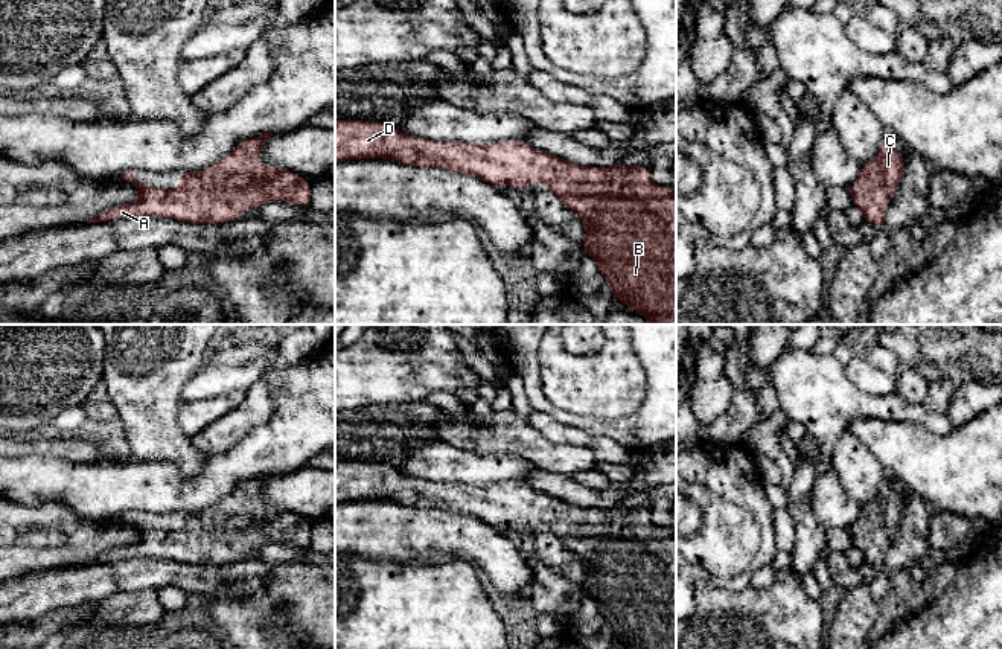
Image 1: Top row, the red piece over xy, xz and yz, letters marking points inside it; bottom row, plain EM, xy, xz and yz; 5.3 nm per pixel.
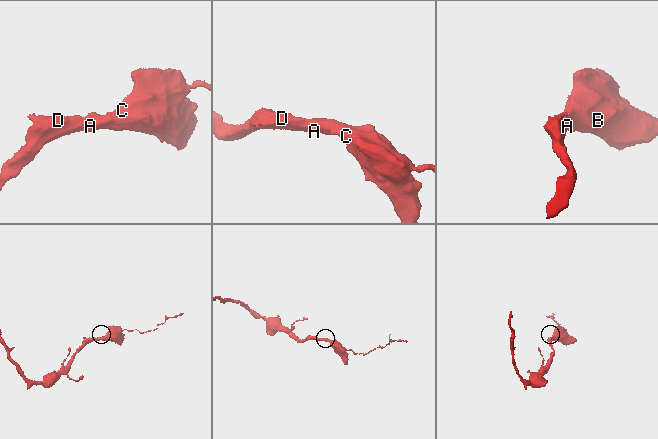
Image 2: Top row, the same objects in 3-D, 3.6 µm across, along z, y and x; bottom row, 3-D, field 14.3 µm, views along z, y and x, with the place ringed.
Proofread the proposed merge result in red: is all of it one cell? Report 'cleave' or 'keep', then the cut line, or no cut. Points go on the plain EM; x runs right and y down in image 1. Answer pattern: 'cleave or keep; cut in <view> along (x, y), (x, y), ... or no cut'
keep; no cut

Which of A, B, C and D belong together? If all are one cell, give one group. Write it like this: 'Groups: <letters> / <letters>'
Groups: A B C D

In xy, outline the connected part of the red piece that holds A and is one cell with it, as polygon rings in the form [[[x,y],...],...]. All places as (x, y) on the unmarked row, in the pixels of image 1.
[[[263,474],[254,480],[244,481],[224,500],[203,512],[178,513],[177,523],[181,526],[174,530],[155,530],[145,527],[134,513],[120,518],[136,527],[139,539],[136,542],[102,551],[88,564],[107,564],[126,558],[151,556],[164,558],[192,565],[222,565],[242,558],[244,551],[256,551],[265,542],[288,542],[292,547],[309,548],[311,527],[309,521],[291,515],[288,510],[273,506],[260,507],[259,497],[263,484],[273,474]]]

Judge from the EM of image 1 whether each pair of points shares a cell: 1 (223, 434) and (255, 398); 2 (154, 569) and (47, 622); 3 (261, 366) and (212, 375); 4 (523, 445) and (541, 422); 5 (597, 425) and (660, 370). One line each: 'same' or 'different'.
1: same
2: different
3: same
4: different
5: same

